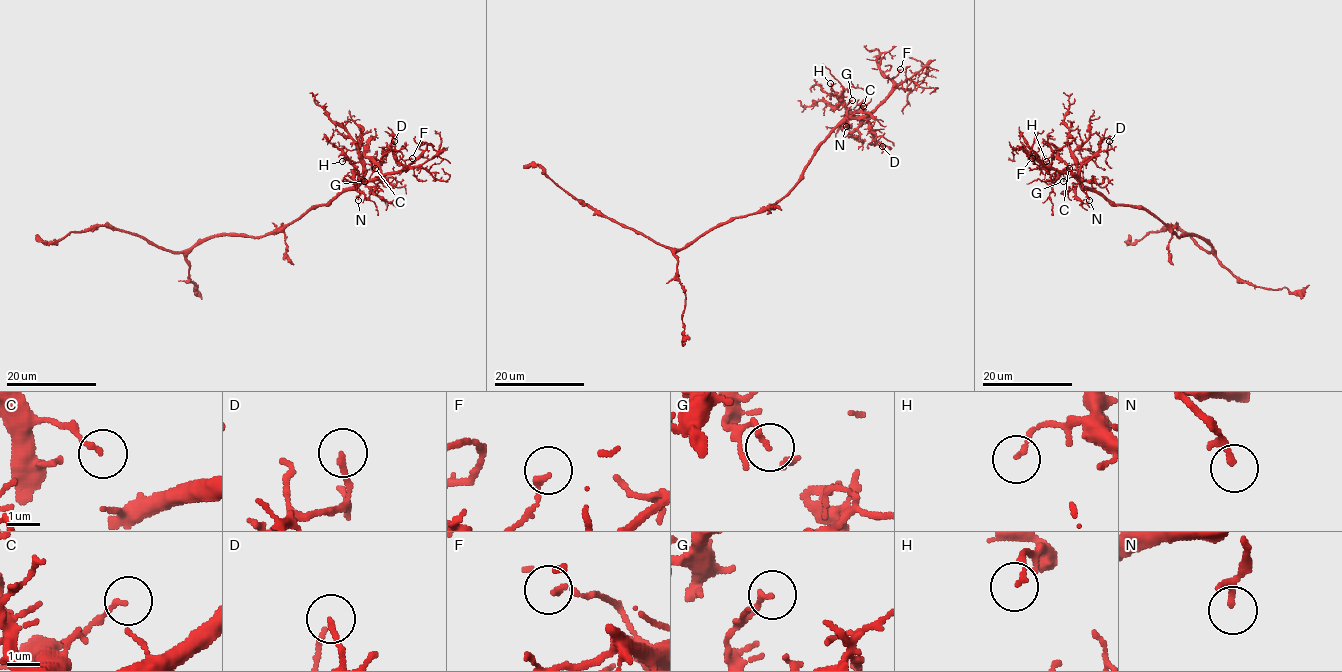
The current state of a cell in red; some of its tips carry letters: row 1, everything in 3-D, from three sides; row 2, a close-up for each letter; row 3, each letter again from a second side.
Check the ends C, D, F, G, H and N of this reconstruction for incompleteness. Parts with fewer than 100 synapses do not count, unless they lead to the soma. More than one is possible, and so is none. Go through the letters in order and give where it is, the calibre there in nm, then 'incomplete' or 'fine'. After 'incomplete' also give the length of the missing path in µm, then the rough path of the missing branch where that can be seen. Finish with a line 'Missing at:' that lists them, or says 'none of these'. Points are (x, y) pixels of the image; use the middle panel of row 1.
C: at (863, 106); 150 nm thick; fine
D: at (882, 146); 170 nm thick; fine
F: at (900, 69); 180 nm thick; fine
G: at (852, 100); 160 nm thick; fine
H: at (830, 83); 130 nm thick; fine
N: at (846, 126); 220 nm thick; fine
Missing at: none of these

